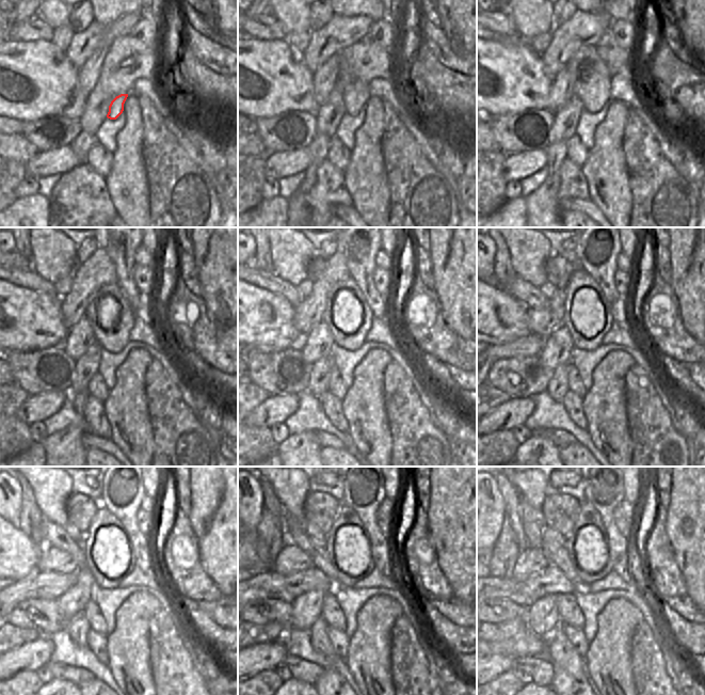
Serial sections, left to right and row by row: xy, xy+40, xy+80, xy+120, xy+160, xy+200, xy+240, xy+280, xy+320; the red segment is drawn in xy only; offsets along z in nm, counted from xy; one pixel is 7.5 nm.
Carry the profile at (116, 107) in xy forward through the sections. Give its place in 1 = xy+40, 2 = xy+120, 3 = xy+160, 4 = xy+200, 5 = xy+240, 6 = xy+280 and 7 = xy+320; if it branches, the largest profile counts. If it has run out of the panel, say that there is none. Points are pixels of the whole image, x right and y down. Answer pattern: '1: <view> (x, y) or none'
1: xy+40 (356, 94)
2: xy+120 (111, 317)
3: xy+160 (348, 315)
4: xy+200 (588, 316)
5: xy+240 (110, 557)
6: xy+280 (348, 546)
7: xy+320 (587, 545)

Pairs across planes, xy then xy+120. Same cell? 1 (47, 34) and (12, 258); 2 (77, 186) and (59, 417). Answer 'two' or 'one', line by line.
1: one
2: two

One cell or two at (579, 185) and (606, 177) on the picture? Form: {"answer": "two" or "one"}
{"answer": "two"}

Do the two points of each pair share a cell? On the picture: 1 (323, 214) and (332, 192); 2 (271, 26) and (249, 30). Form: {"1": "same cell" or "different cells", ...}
{"1": "same cell", "2": "same cell"}

